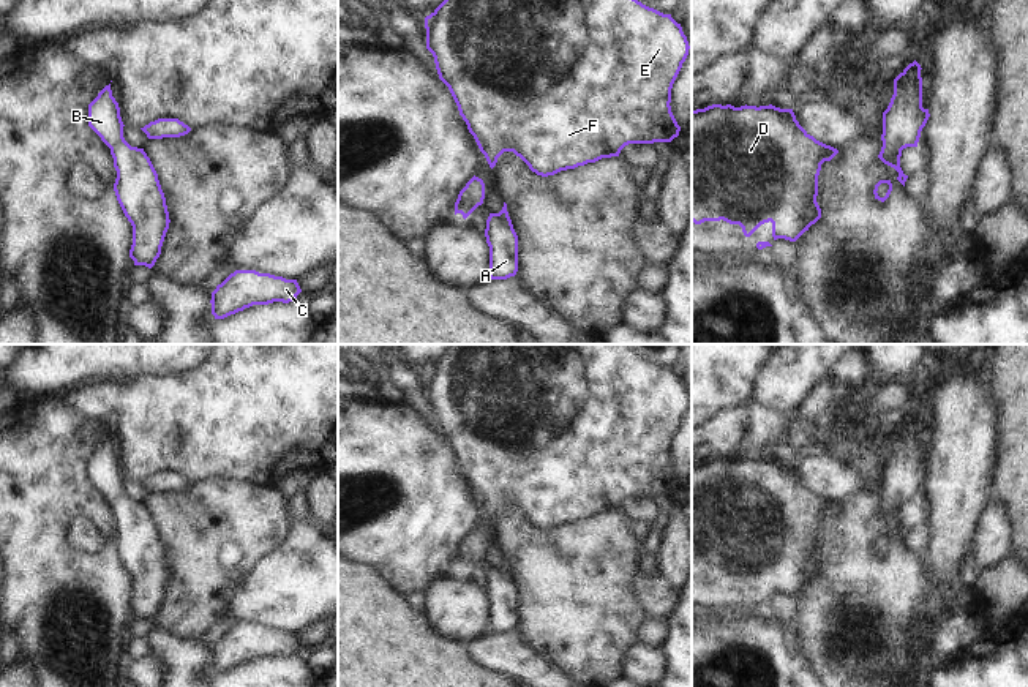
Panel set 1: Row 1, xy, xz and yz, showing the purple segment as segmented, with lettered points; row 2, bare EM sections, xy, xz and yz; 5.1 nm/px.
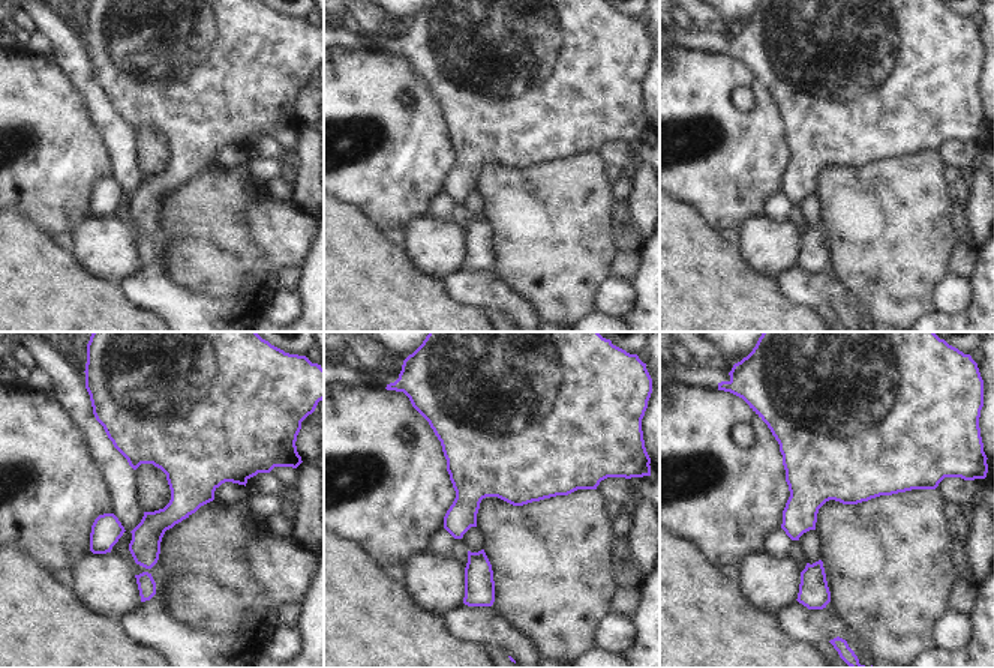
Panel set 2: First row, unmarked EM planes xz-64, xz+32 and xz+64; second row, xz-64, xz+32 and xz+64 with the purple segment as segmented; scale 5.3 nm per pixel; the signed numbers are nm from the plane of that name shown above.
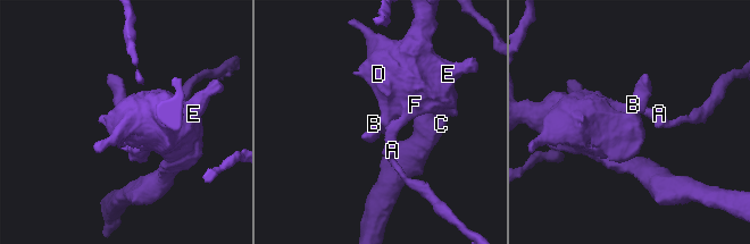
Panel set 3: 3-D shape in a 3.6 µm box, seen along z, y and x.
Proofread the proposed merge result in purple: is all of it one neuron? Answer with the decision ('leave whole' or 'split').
leave whole

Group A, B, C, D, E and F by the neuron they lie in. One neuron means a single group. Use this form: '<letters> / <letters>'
A B C D E F

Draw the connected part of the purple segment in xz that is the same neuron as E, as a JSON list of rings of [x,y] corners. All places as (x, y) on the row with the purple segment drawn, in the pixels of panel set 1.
[[[444,0],[425,17],[426,49],[433,54],[439,79],[448,87],[460,115],[493,169],[504,152],[513,152],[542,177],[575,169],[602,158],[619,156],[628,144],[671,142],[681,126],[671,112],[671,88],[688,55],[688,41],[671,14],[638,0]]]

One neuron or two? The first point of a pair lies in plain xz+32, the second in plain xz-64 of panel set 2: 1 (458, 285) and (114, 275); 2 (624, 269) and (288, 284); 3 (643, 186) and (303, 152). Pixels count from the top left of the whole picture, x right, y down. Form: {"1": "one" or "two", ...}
{"1": "two", "2": "one", "3": "one"}

